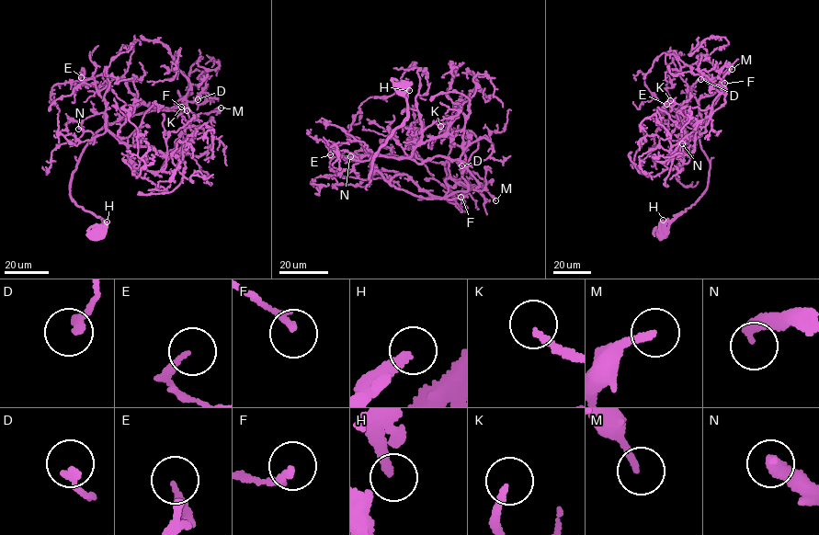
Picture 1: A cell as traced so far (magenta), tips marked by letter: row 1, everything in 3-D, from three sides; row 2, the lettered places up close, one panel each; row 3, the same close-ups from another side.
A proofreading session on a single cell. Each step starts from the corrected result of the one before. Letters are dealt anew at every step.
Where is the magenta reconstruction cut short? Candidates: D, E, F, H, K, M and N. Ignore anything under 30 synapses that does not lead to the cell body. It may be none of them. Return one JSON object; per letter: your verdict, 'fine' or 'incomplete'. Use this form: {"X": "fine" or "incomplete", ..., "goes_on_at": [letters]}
{"D": "fine", "E": "fine", "F": "fine", "H": "fine", "K": "incomplete", "M": "incomplete", "N": "incomplete", "goes_on_at": ["K", "M", "N"]}

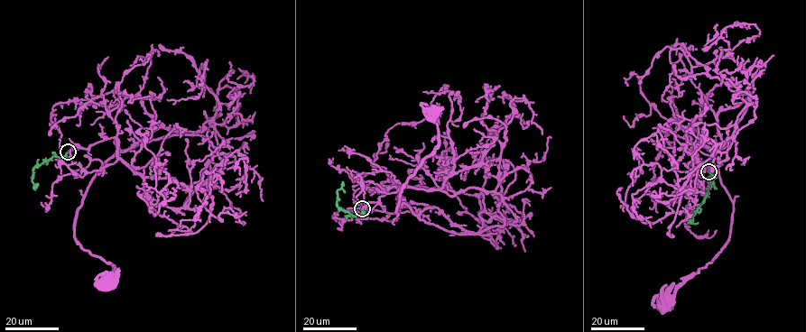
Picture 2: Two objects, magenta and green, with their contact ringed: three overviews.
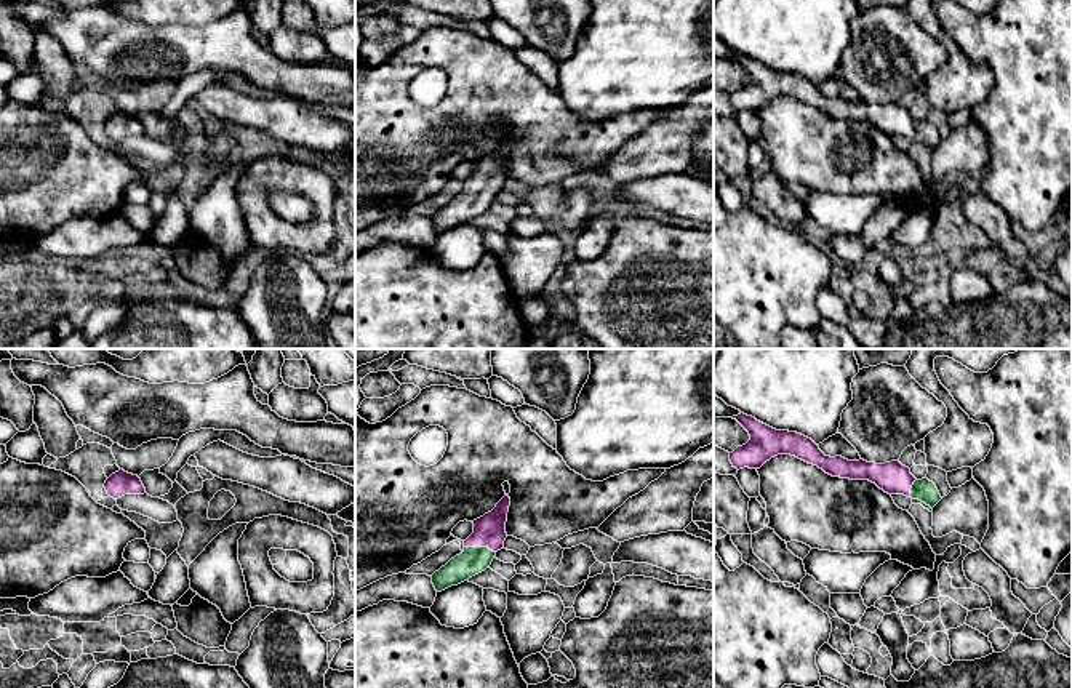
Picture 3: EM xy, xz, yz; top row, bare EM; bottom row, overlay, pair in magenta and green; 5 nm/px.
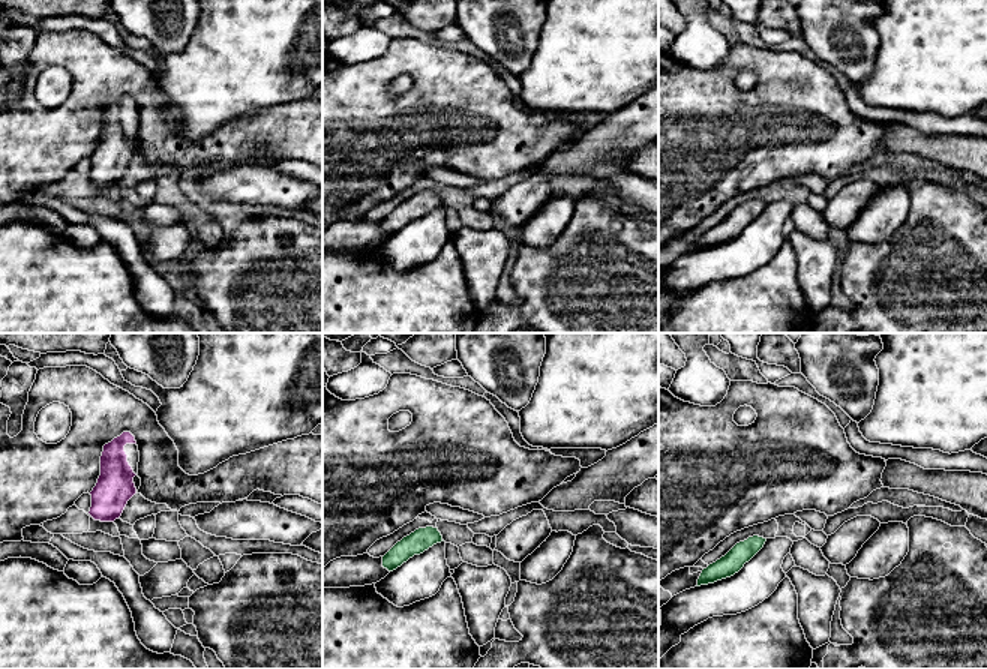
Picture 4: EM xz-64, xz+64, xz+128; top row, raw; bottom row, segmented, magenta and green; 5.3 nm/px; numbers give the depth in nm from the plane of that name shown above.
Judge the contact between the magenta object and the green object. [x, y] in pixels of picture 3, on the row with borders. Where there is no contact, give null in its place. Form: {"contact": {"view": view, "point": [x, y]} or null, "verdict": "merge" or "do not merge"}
{"contact": {"view": "xz", "point": [480, 546]}, "verdict": "merge"}

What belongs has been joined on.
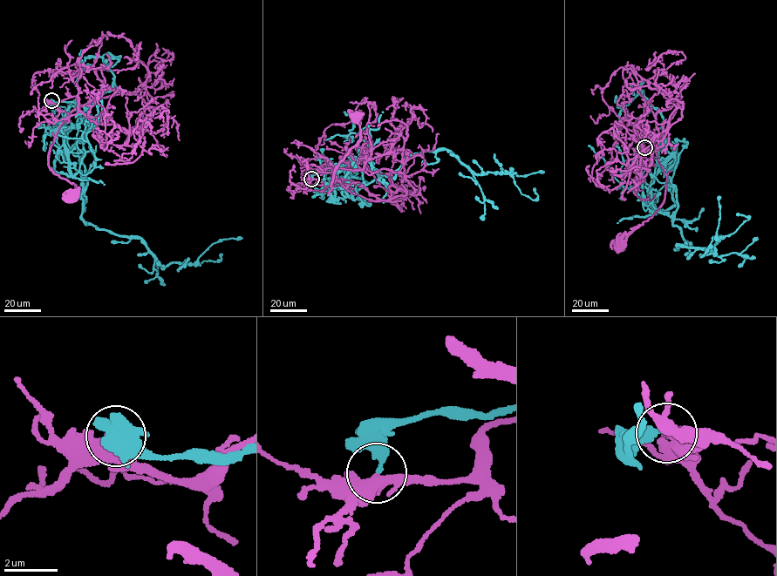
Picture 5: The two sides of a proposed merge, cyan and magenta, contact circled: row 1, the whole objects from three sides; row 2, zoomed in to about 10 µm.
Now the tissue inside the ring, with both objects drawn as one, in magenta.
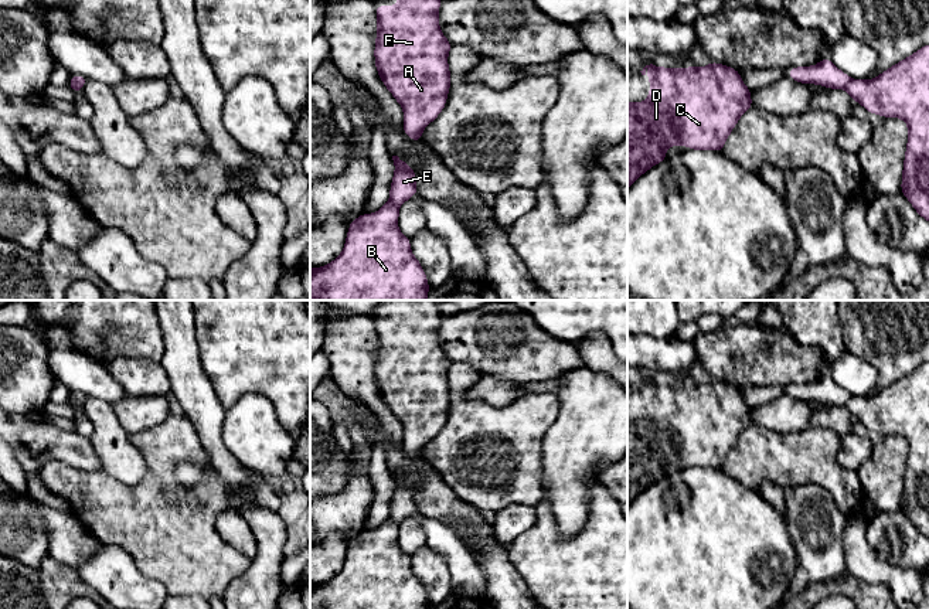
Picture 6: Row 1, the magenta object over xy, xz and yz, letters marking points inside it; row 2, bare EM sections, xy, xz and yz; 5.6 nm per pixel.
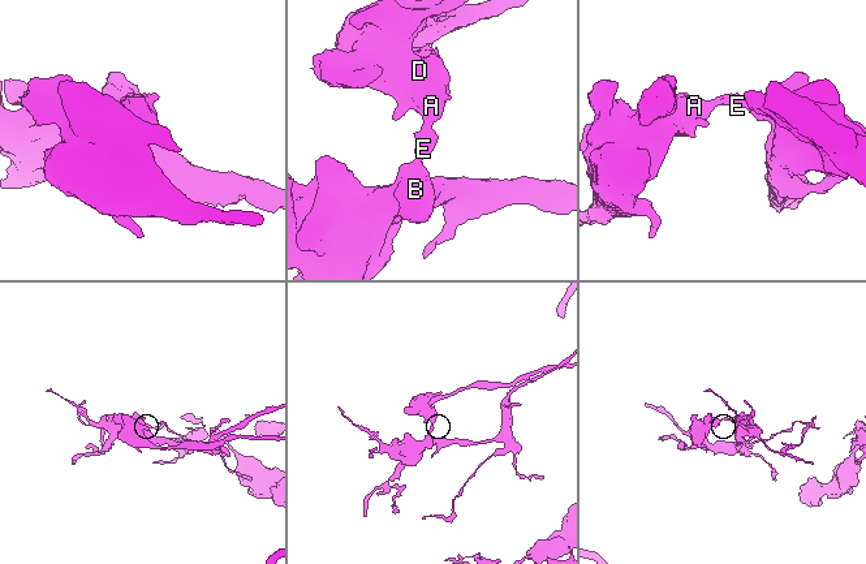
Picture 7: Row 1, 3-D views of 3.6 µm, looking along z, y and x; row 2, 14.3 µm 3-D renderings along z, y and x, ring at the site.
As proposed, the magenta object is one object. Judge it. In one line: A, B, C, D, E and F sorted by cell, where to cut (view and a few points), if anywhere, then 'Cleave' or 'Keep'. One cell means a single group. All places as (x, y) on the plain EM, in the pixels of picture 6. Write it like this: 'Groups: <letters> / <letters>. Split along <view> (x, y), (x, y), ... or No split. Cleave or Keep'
Groups: A C D E F / B. Split along xy (71, 394), (81, 404). Cleave

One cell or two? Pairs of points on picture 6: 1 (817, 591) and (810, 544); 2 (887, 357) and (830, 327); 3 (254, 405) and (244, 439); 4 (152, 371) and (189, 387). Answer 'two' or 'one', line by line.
1: two
2: two
3: one
4: two

